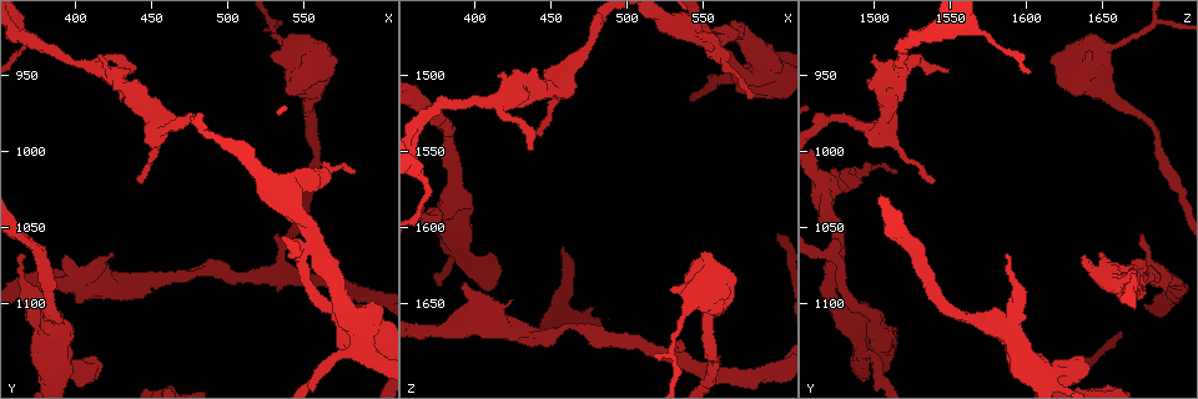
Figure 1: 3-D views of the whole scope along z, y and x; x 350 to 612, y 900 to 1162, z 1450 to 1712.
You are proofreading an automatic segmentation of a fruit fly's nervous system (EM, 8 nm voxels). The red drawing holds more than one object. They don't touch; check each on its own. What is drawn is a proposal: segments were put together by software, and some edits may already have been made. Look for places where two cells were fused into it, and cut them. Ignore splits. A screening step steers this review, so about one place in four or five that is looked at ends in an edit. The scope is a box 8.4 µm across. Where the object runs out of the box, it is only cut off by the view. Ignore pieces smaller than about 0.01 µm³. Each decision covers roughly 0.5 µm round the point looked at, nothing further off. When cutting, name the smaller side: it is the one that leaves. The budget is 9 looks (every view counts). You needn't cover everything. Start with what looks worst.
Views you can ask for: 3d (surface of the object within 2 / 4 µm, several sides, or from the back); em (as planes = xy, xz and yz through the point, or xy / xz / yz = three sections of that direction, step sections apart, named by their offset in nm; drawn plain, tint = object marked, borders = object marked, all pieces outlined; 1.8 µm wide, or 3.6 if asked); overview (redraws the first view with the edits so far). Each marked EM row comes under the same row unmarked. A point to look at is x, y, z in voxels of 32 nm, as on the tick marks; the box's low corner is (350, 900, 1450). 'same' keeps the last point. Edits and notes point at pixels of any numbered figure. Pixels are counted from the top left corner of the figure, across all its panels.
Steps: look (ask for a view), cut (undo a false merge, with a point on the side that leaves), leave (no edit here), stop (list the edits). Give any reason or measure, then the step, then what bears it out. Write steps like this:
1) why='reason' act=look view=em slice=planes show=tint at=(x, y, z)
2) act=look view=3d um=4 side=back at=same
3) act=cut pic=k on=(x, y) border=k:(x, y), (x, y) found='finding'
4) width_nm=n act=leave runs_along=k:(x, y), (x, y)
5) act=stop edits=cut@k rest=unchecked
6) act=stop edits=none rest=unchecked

why='branch point' act=look view=3d um=4 at=(398, 1088, 1662)

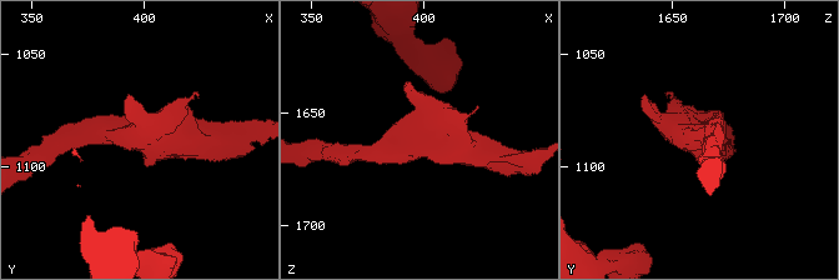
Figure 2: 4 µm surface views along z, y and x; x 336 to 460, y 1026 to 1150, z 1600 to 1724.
why='shape alone is not enough' act=look view=em slice=planes show=borders at=(399, 1086, 1661)

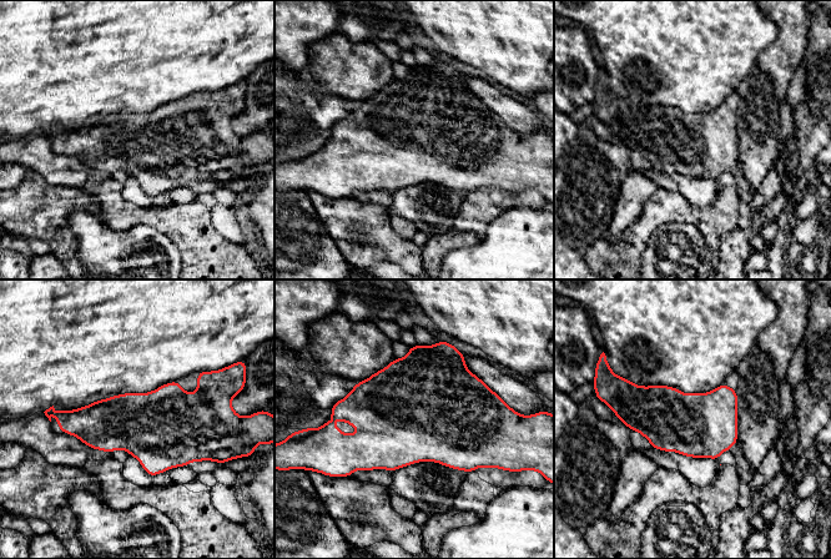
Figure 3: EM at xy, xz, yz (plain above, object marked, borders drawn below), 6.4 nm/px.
width_nm=420 act=leave found='continuous, no second cell'

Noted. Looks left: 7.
why='narrows sharply' act=look view=3d um=2 at=(416, 946, 1516)

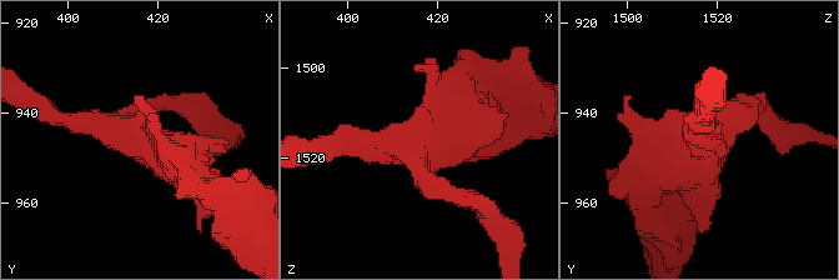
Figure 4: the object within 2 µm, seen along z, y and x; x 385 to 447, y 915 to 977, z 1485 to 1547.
why='need the tissue' act=look view=em slice=xy step=4 show=borders at=(416, 946, 1516)

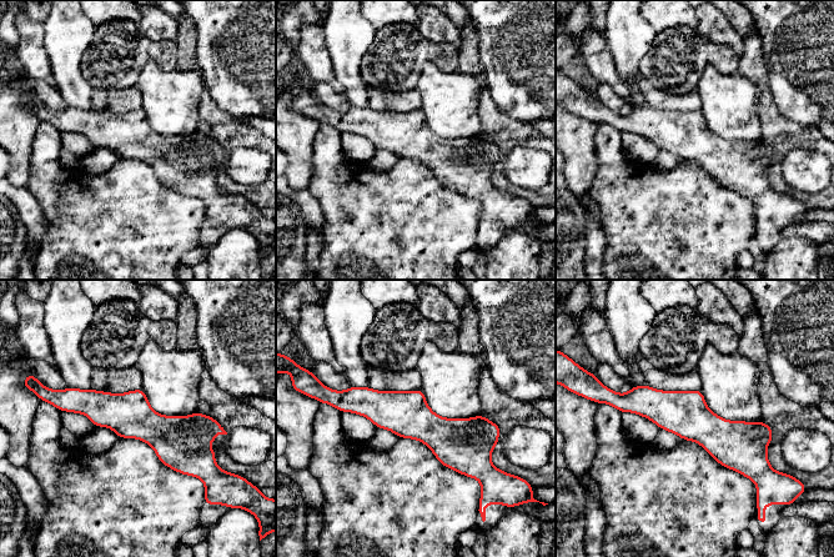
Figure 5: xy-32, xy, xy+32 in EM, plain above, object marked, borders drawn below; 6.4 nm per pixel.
act=look view=em slice=planes show=borders at=same

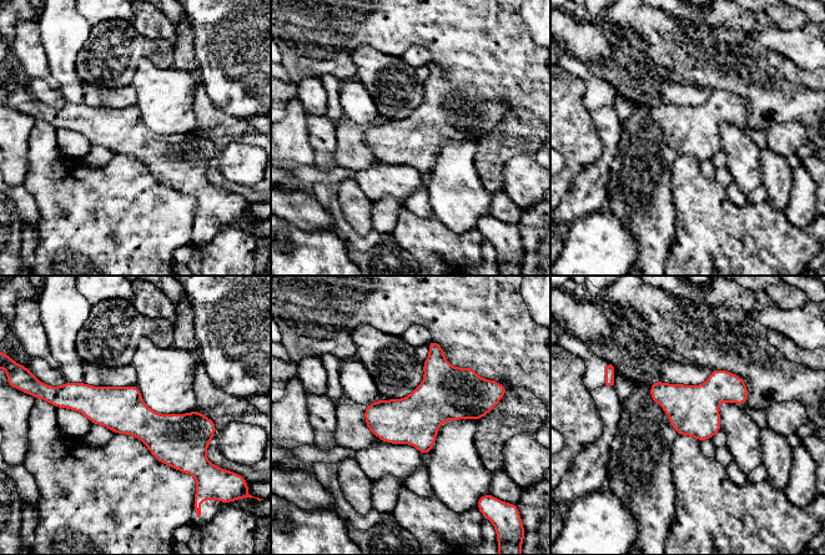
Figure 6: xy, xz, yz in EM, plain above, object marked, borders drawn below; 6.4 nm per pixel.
width_nm=300 act=leave runs_along=6:(58, 402), (206, 422) found='one cell here'

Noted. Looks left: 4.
why='calibre changes' act=look view=3d um=2 at=(462, 1084, 1666)

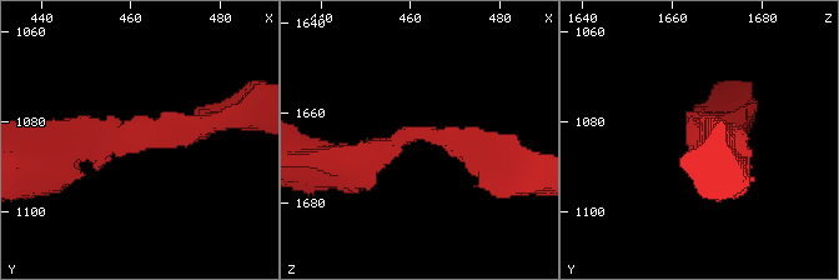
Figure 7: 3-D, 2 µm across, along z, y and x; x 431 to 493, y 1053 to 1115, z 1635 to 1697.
why='shape alone is not enough' act=look view=em slice=yz step=8 show=tint at=(463, 1082, 1666)

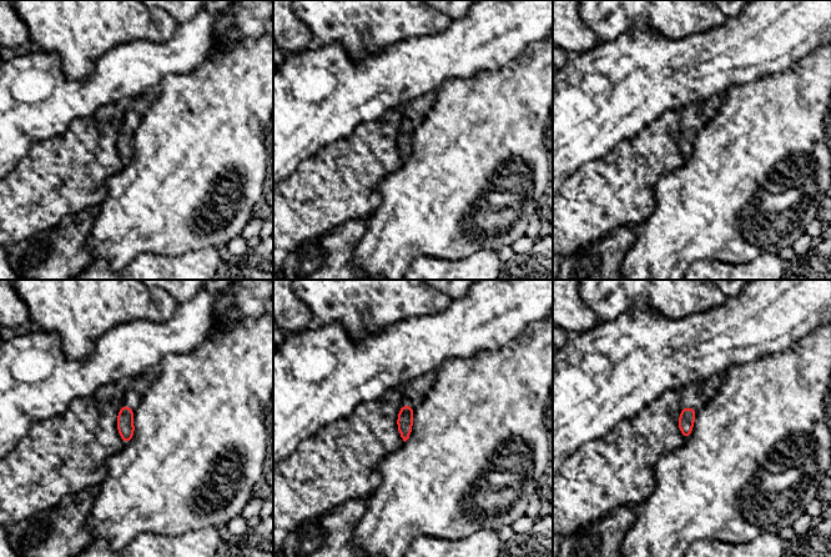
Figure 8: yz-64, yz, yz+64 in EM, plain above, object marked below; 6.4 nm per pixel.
why='cut it another way' act=look view=em slice=planes show=tint at=same

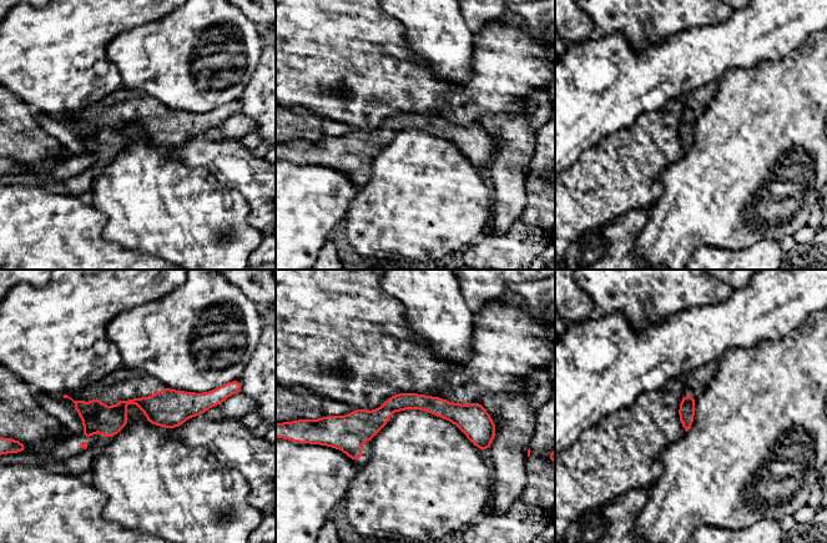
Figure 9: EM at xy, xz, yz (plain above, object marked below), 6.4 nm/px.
act=leave runs_along=9:(489, 421), (397, 402), (354, 452) found='continuous, no second cell'

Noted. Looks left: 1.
act=look view=em slice=planes show=tint at=(528, 918, 1680)

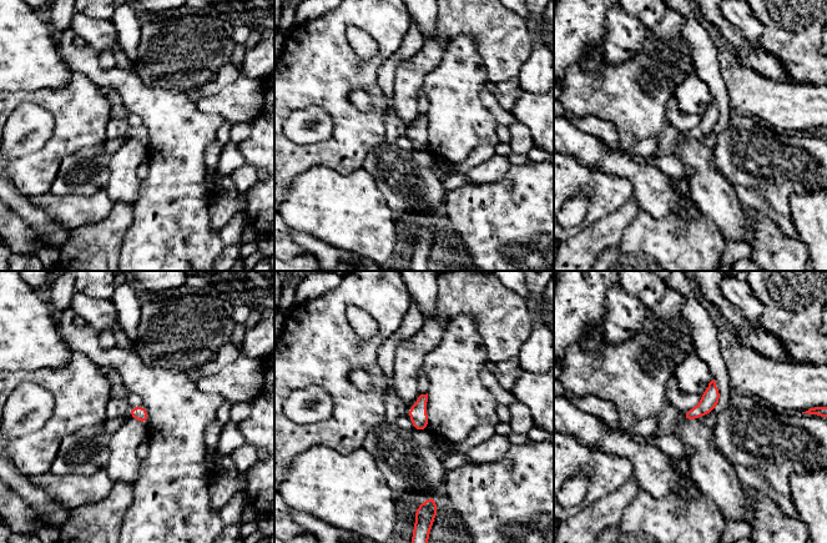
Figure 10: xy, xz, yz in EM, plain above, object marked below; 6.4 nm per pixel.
act=leave found='continuous, no second cell'

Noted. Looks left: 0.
act=stop edits=none rest=unchecked

